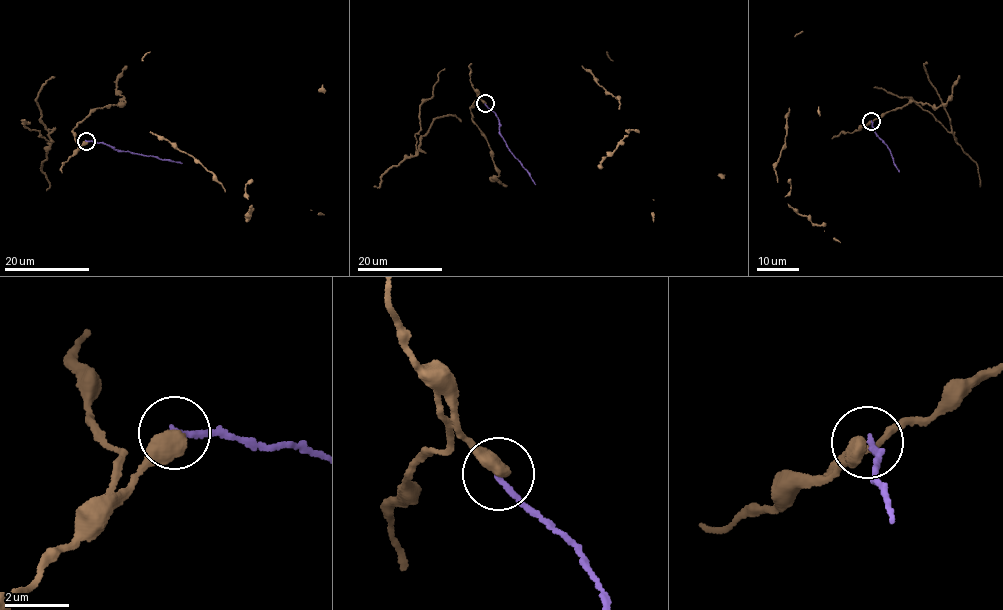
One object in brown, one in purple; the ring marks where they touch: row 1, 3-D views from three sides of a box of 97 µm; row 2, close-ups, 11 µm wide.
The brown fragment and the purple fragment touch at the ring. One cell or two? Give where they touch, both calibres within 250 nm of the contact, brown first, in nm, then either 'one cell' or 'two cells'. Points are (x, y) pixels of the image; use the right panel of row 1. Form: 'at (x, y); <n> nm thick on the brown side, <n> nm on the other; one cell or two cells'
at (871, 121); 550 nm thick on the brown side, 170 nm on the other; two cells

